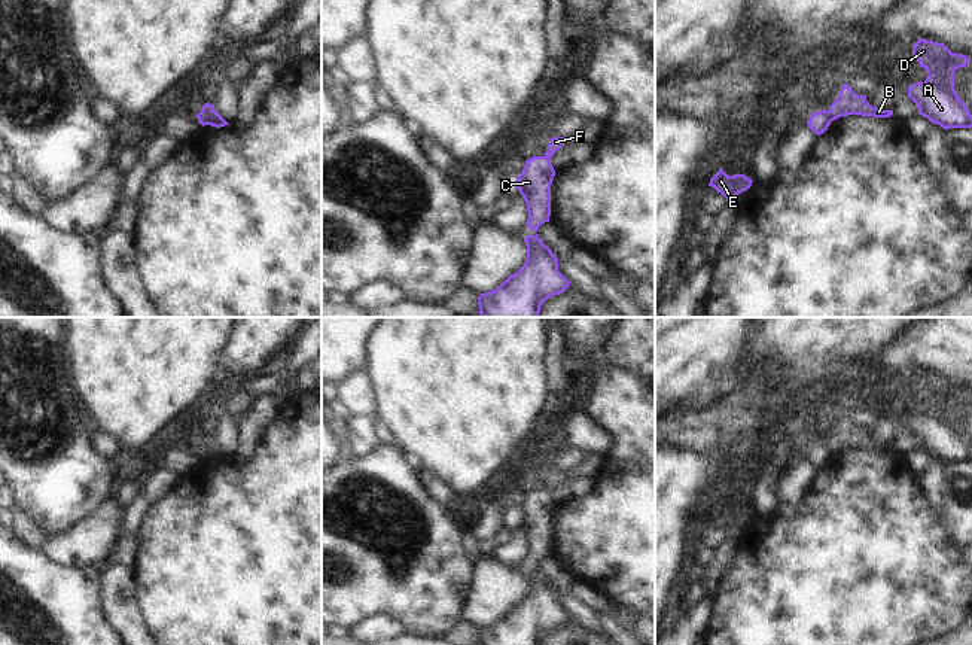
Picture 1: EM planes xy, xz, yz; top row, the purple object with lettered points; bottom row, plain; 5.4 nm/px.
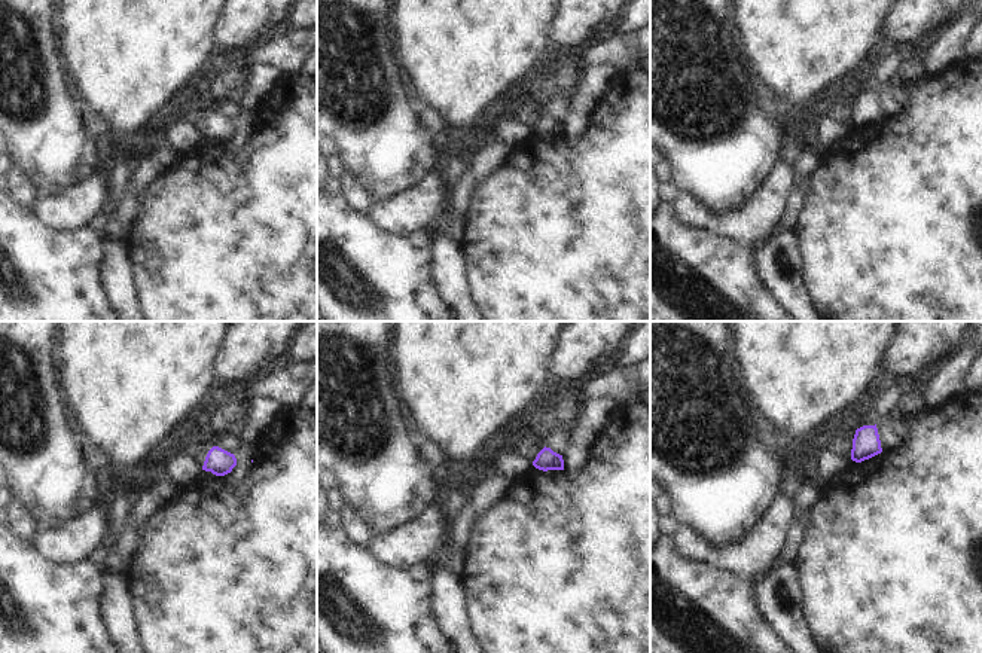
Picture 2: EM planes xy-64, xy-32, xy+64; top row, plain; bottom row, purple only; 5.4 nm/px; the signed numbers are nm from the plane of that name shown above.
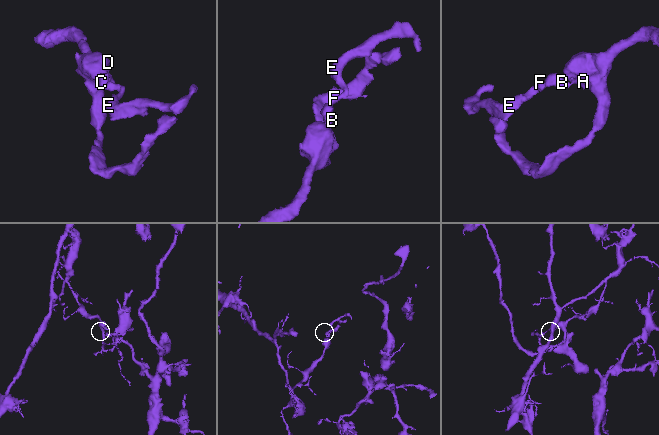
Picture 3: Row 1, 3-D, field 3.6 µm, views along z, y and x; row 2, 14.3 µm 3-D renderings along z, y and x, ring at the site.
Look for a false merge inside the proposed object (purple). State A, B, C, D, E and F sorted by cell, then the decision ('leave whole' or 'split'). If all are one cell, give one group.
A B C D / E F; split

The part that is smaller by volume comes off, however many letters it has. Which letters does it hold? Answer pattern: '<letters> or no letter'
E, F

